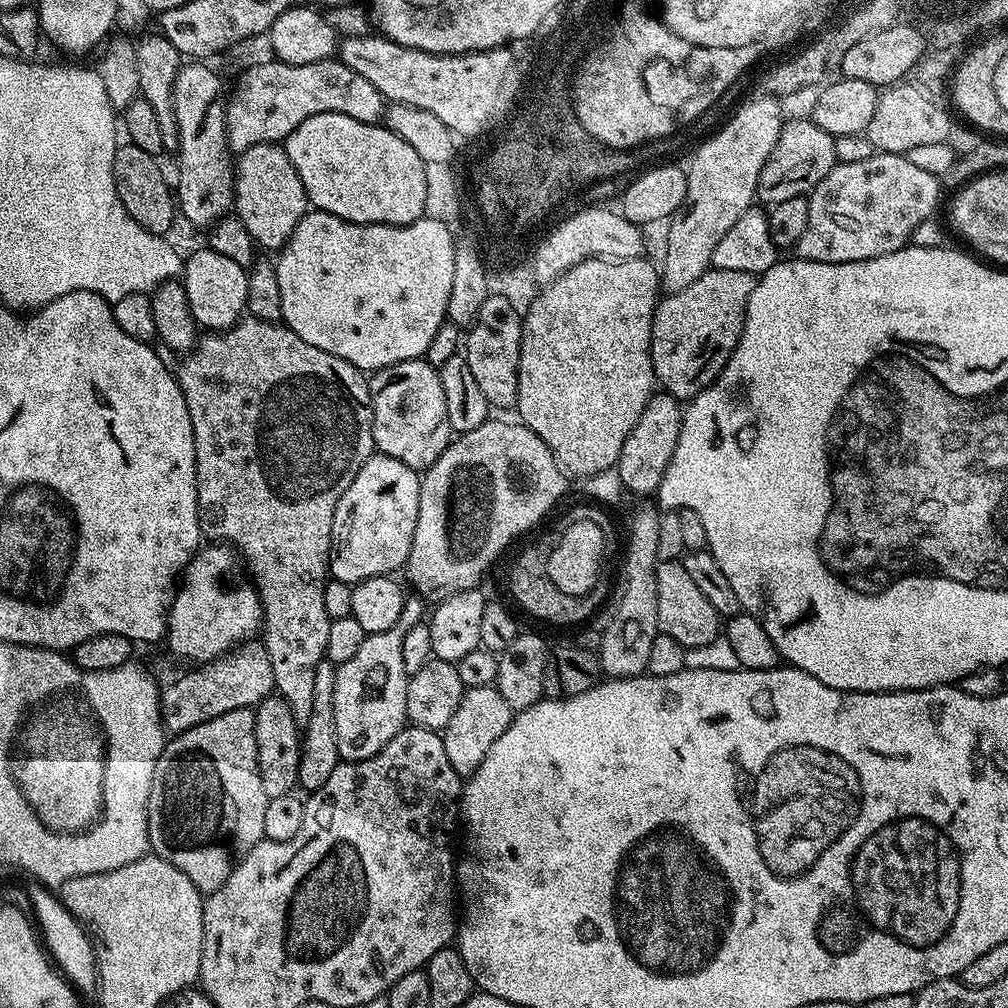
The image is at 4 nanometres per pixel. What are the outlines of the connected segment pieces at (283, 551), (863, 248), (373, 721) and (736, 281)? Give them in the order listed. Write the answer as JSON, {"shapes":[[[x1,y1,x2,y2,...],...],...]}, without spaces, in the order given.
{"shapes":[[[251,318,241,319,240,323,223,332,201,335,197,339,195,348,181,360,184,361,180,364,180,372,178,368,178,379,182,394,186,398,186,406,190,410,194,430,198,522,201,537,212,542,227,544,242,557,243,567,250,573,256,591,260,593,260,605,264,611,262,643,266,654,270,654,270,667,274,670,276,683,275,691,286,702,286,706,290,706,290,714,294,714,297,725,307,725,310,714,314,710,314,674,318,674,318,666,325,663,326,638,332,621,326,614,326,602,322,594,330,579,328,561,332,559,334,510,338,510,338,502,342,494,350,490,350,482,354,482,354,474,362,470,362,466,374,454,376,447,372,429,372,393,369,381,365,373,350,366,350,362,342,358,334,358,334,354,326,354,326,350,318,350,318,346,310,346,310,342,302,342,302,338,298,338,298,334,291,332,283,323,271,324,265,320]],[[876,152,870,158,865,158,863,162,846,162,845,164,837,162,830,170,830,174,826,174,826,178,822,178,822,182,818,182,818,186,812,189,808,196,810,218,806,222,806,230,803,232,802,238,796,243,795,255,801,260,809,260,810,262,841,264,842,262,869,260,870,258,878,258,891,252,897,252,898,249,905,247,911,241,914,230,918,230,918,226,922,222,933,219,935,212,932,211,935,210,936,203,940,200,940,192,942,193,942,184,938,177,934,174,926,174,926,170,920,169,919,166,914,166,914,162,910,162,907,155,899,152]],[[419,595,407,597,402,614,390,630,369,632,362,646,350,658,336,668,334,678,334,734,338,738,338,754,341,761,365,760,382,750,394,734,406,727,406,686,408,671,402,666,402,642,410,626,418,626,426,616,425,601]],[[711,267,702,274,702,278,698,278,698,282,690,282,686,290,669,292,657,303,652,319,652,365,663,391,669,392,678,401,687,402,716,381,730,354,734,354,734,346,738,346,738,338,746,322,746,306,755,285,751,272]]]}

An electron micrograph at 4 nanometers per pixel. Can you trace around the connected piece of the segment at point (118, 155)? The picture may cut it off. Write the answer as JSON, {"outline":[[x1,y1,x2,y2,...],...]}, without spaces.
{"outline":[[130,142,119,145,114,154,114,186,118,190,118,198,122,198,122,206,126,206,126,214,138,222,155,236,164,236,172,228,172,219,177,219,178,204,174,199,174,188,164,177,160,169,161,161,151,156,146,150,134,146]]}

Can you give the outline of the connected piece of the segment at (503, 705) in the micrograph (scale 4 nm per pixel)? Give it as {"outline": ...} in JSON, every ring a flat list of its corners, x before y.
{"outline":[[495,686,486,688,470,688,465,691,462,702,458,702,458,710,454,710,454,718,442,730,446,758,450,758,450,766,462,778,474,775,476,768,490,754,490,746,502,738,502,734,510,726,513,710,502,698,502,694]]}

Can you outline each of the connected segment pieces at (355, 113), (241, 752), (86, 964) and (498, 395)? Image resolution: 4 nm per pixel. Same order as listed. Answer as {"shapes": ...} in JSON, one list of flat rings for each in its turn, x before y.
{"shapes":[[[275,58,269,61,269,64,254,65,227,101,228,146,233,153,250,150,250,146,282,142,306,118,314,118,314,114,337,112,358,118,358,122,381,123,386,107,384,96,340,59,305,64,281,64]],[[250,708,230,710,230,714,218,714,218,718,210,718,206,722,202,722,202,726,194,726,190,730,173,735,164,745,162,754,158,758,158,766,154,766,154,782,150,786,150,798,148,799,149,849,166,862,170,862,178,870,182,870,182,874,186,874,186,878,190,878,190,882,194,882,194,886,201,894,217,892,226,882,226,878,230,878,234,867,232,847,237,848,237,853,243,854,252,849,259,840,264,839,262,825,266,823,268,795,266,794,266,790,262,790,262,778,258,770,258,746,254,738,255,721,256,713]],[[37,880,28,883,30,884,26,892,34,906,32,914,45,949,49,952,51,959,59,966,61,973,79,993,92,993,93,995,98,988,98,977,96,974,96,953,92,947,91,937,47,885,43,885]],[[488,295,482,302,482,310,466,332,466,343,462,354,466,362,470,362,470,370,474,373,482,394,486,394,486,402,493,408,515,409,518,398,518,358,522,346,522,326,524,321,518,310,514,310,509,299]]]}

